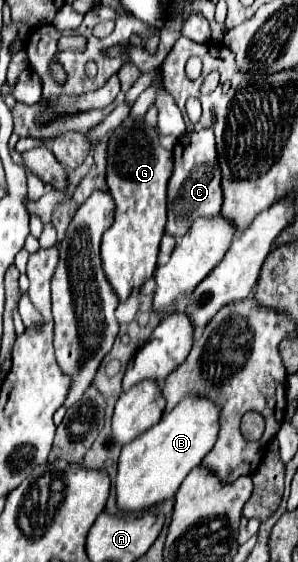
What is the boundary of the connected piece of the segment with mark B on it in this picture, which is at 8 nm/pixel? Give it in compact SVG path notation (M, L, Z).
M183 397L177 407L173 407L169 413L161 417L157 425L153 425L149 431L145 431L141 437L137 437L133 443L123 445L121 457L119 457L119 471L117 471L117 505L125 511L141 511L151 505L157 505L169 497L173 497L183 483L183 479L189 475L191 469L199 467L203 457L213 449L219 433L219 409L213 405L213 401L205 397Z

